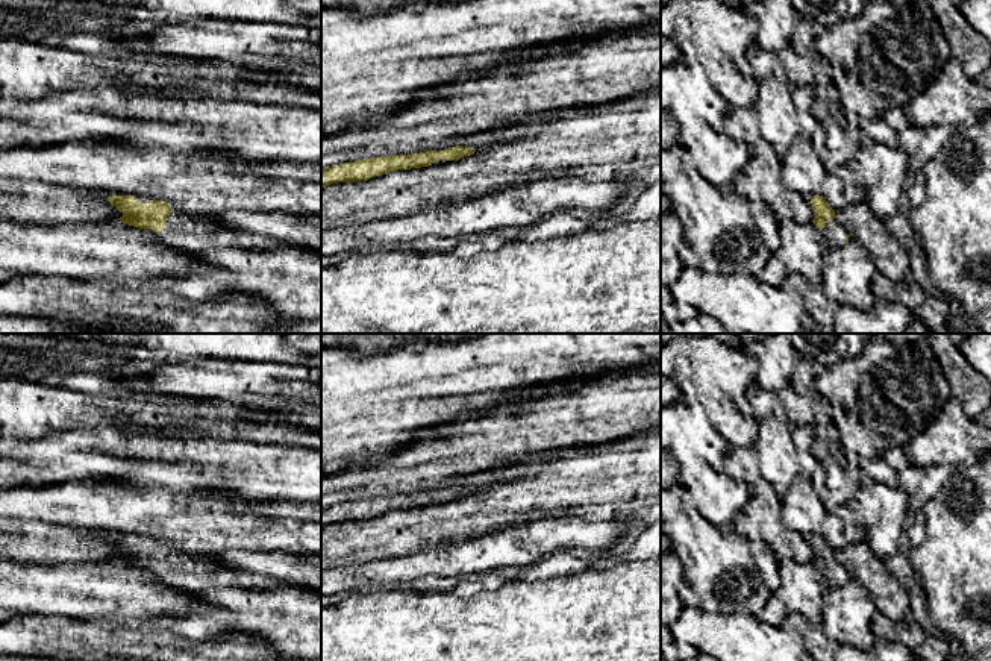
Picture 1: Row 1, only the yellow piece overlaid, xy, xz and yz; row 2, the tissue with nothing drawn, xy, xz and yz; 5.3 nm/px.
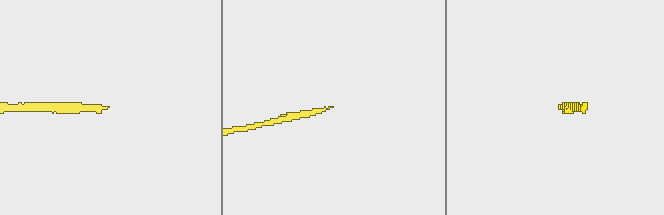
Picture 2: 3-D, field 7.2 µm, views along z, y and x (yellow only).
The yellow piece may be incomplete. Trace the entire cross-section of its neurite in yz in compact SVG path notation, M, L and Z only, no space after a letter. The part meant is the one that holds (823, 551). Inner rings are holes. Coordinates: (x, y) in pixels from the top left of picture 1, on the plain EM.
M814 535L809 543L814 550L812 562L821 570L826 588L833 590L846 585L849 576L844 567L836 561L835 549L823 535Z

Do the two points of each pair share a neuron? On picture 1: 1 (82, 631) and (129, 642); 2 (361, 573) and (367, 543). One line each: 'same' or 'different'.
1: same
2: different

